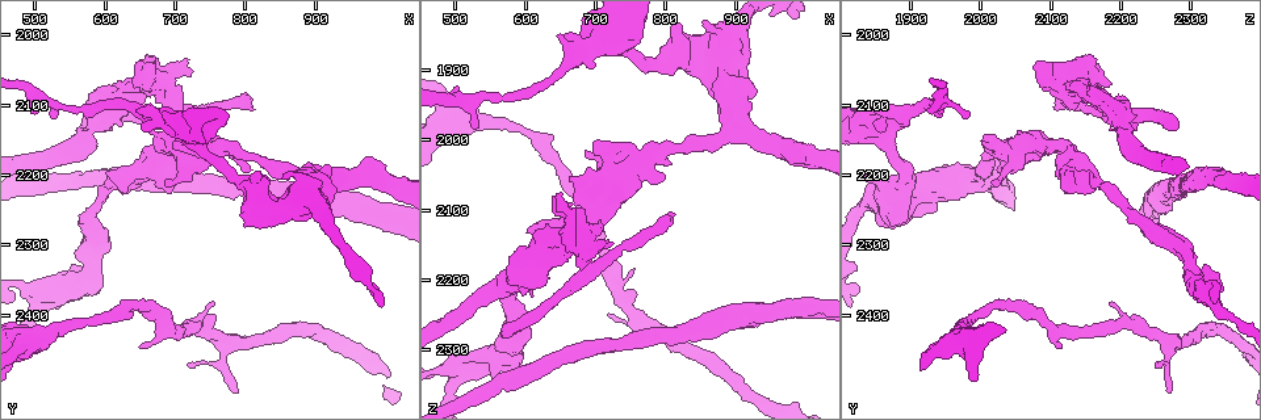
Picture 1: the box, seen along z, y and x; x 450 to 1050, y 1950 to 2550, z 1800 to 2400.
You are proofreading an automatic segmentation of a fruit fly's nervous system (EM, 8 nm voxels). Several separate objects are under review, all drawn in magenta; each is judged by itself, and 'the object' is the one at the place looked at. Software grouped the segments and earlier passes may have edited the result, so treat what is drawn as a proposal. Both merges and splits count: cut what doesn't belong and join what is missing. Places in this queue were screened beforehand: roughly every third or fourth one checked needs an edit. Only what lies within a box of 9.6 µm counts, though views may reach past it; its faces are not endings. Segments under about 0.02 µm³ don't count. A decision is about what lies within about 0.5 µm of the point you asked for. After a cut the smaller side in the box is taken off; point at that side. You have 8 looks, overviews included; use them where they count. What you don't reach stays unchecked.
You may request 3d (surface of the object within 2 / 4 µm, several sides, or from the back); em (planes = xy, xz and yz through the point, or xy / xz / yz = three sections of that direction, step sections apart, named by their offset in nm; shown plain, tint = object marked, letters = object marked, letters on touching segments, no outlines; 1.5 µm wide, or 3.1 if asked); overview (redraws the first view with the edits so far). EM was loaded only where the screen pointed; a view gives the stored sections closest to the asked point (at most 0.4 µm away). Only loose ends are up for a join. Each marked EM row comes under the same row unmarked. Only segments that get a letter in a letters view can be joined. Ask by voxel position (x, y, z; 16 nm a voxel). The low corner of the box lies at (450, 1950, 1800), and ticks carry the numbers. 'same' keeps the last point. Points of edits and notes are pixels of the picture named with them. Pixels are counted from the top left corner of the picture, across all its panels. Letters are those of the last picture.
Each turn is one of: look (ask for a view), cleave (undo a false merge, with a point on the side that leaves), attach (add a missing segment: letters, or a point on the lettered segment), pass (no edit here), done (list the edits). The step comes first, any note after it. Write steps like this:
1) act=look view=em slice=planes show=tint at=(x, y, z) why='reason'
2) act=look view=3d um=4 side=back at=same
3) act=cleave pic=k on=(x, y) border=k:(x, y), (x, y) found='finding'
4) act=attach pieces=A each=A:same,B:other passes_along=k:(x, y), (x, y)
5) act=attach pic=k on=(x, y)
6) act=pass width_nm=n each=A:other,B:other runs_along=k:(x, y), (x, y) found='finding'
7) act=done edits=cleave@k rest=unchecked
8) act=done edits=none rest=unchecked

act=look view=em slice=xz step=4 show=letters at=(780, 2440, 2270) why='a fork'

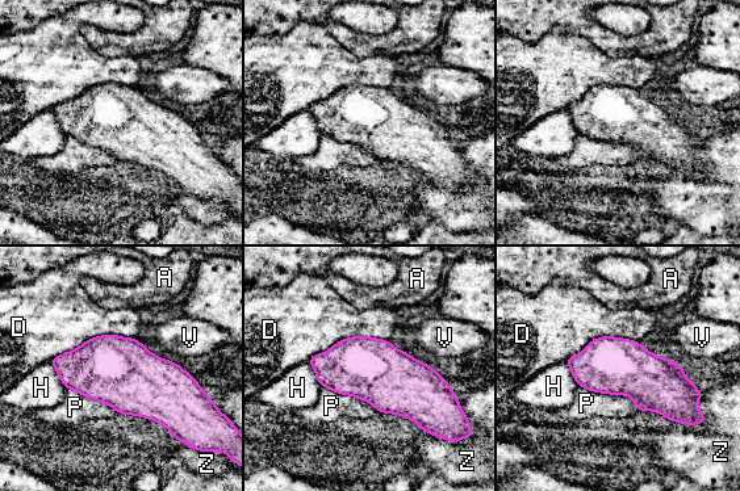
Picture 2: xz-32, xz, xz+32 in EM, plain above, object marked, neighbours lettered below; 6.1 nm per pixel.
act=look view=em slice=planes show=letters at=same why='cut it another way'

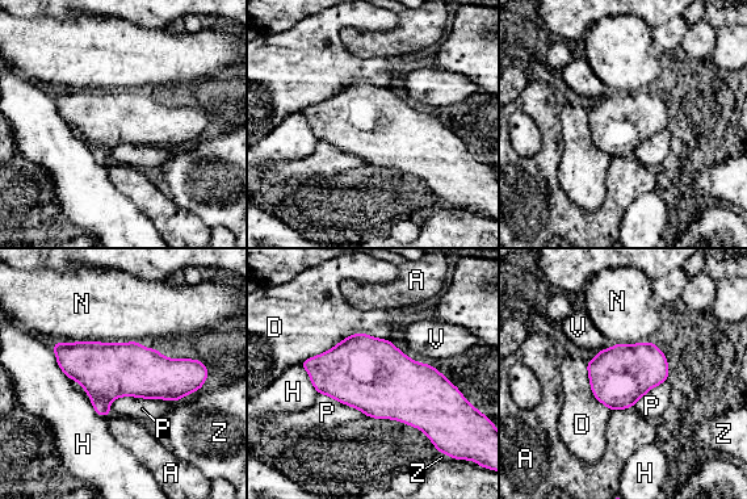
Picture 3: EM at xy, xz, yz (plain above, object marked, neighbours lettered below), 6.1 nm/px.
act=pass width_nm=340 each=A:other,D:other,H:other,N:other,P:other,V:other,Z:other runs_along=3:(57, 346), (103, 369), (197, 364) found='one neuron here'

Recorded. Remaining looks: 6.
act=look view=em slice=yz step=4 show=letters at=(670, 2165, 2095)

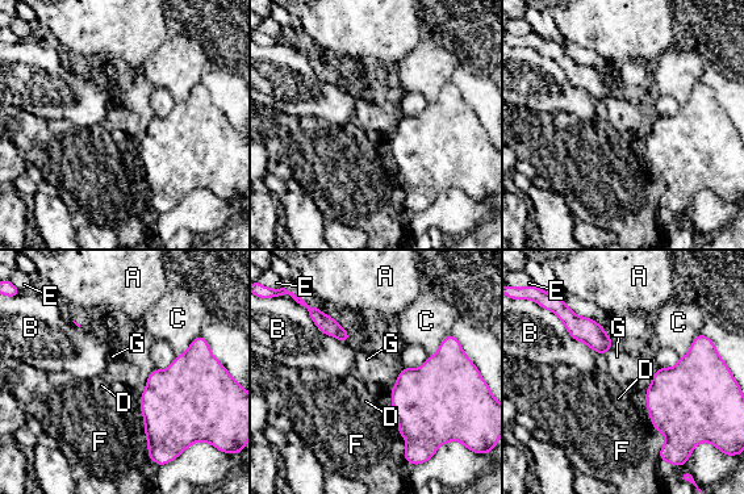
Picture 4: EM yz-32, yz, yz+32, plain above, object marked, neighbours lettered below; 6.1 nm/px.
act=look view=em slice=planes show=letters at=same

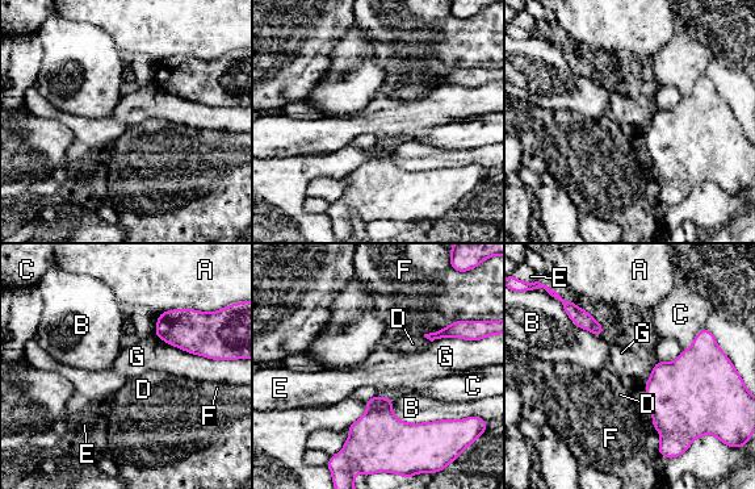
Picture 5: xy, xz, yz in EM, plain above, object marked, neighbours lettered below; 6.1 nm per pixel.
act=pass each=A:other,B:other,C:other,D:other,E:other,F:other,G:other found='none of them fits'

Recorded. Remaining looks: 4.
act=look view=3d um=2 at=(565, 2135, 2280) why='branch stops here'

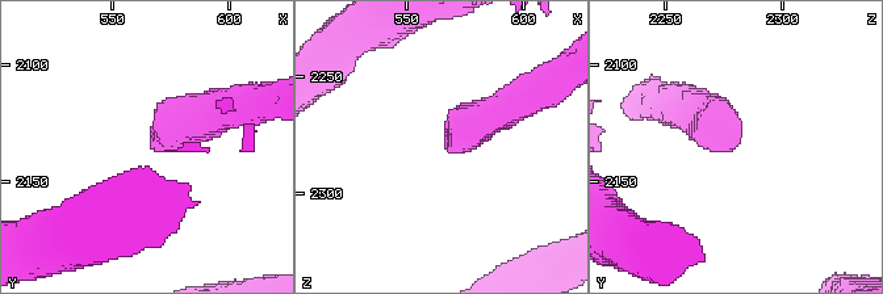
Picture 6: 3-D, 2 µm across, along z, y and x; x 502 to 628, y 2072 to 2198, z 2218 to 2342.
act=look view=em slice=planes show=letters at=(569, 2135, 2280)

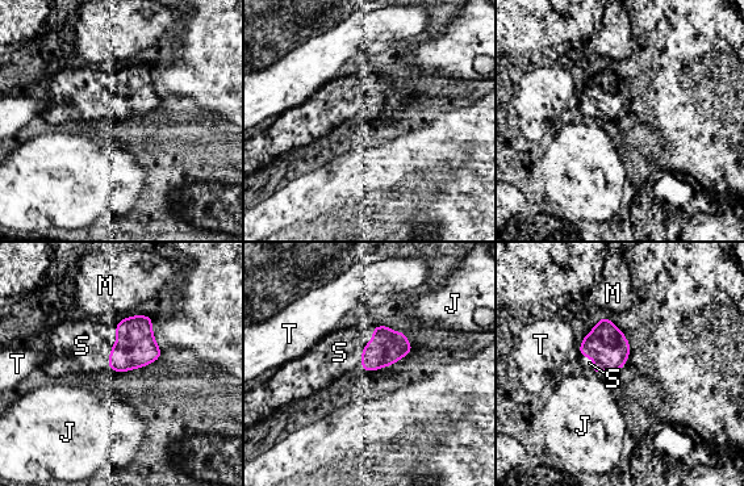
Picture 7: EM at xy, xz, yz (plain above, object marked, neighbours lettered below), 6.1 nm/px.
act=attach pic=7 on=(339, 352) width_nm=200 each=J:other,M:other,S:same,T:other found='the neuron continues'

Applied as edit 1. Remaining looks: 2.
act=done edits=attach@7 rest=unchecked

